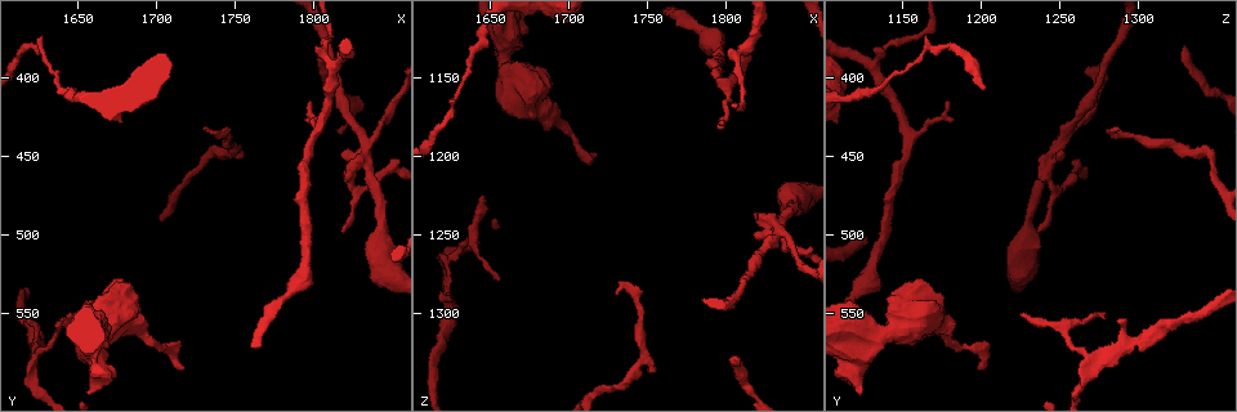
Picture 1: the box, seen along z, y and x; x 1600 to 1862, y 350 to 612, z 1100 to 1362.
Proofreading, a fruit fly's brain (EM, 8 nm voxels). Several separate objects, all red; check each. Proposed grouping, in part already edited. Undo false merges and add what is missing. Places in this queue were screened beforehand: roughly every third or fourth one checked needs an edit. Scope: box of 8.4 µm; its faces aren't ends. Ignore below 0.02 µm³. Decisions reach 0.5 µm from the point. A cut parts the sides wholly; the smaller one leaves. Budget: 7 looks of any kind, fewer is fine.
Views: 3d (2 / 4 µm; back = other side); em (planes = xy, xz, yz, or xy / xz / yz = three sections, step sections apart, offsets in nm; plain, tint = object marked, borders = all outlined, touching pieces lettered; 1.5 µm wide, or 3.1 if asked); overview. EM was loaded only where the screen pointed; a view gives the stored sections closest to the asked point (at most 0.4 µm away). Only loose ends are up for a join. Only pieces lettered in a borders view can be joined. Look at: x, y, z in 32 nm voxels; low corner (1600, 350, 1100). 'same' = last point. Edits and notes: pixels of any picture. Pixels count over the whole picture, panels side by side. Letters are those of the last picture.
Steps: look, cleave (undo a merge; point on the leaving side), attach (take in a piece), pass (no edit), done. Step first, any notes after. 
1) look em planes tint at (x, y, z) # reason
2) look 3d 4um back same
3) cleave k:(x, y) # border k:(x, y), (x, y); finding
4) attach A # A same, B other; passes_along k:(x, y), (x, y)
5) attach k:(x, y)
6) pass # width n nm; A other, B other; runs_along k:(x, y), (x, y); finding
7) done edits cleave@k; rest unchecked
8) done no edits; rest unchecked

look 3d 4um at (1720, 586, 1200) # branch stops here

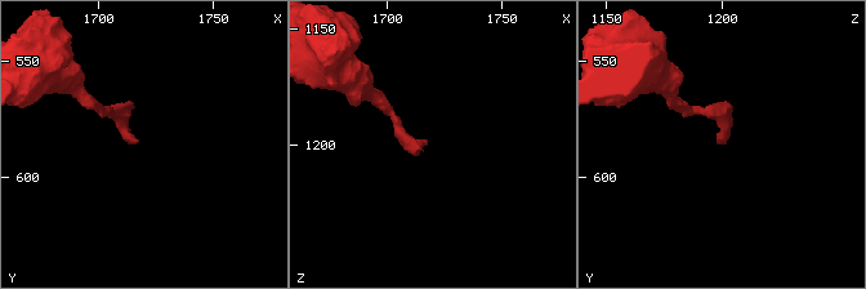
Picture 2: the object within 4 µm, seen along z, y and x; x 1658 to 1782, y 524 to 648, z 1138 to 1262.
look em planes borders at (1719, 584, 1200) # shape alone is not enough

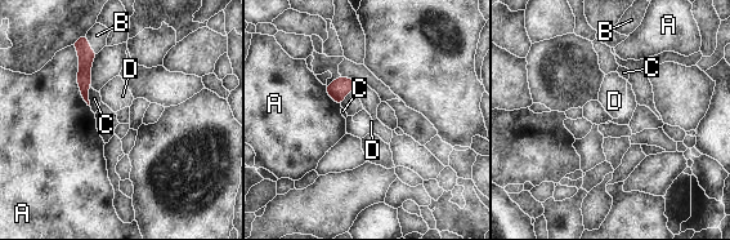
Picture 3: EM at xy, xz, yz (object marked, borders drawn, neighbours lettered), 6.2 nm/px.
attach B # width 120 nm; A other, B same, C other, D other; passes_along 3:(85, 54), (89, 44), (97, 35); the neuron continues

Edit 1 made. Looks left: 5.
look 3d 4um at (1656, 550, 1276) # tapers out

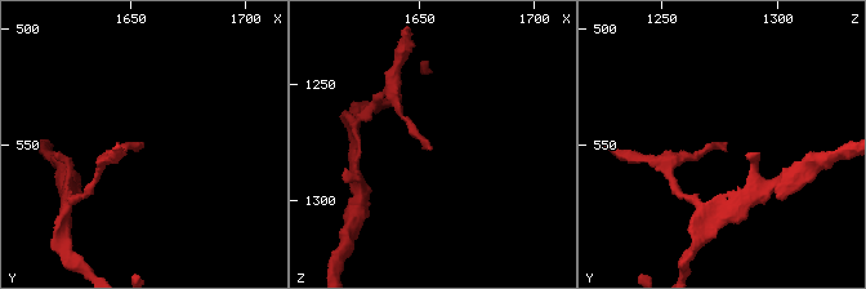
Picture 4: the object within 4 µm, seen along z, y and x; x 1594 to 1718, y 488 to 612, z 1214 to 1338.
look em planes borders at (1655, 550, 1277) # shape alone is not enough

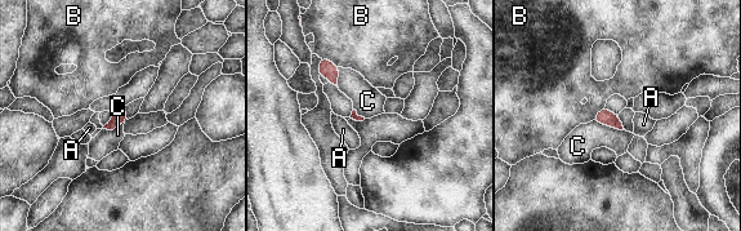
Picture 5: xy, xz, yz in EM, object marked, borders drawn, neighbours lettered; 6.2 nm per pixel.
pass # A other, B other, C other; border 5:(593, 120), (624, 130); none of them fits

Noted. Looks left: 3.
done edits attach@3; rest unchecked

